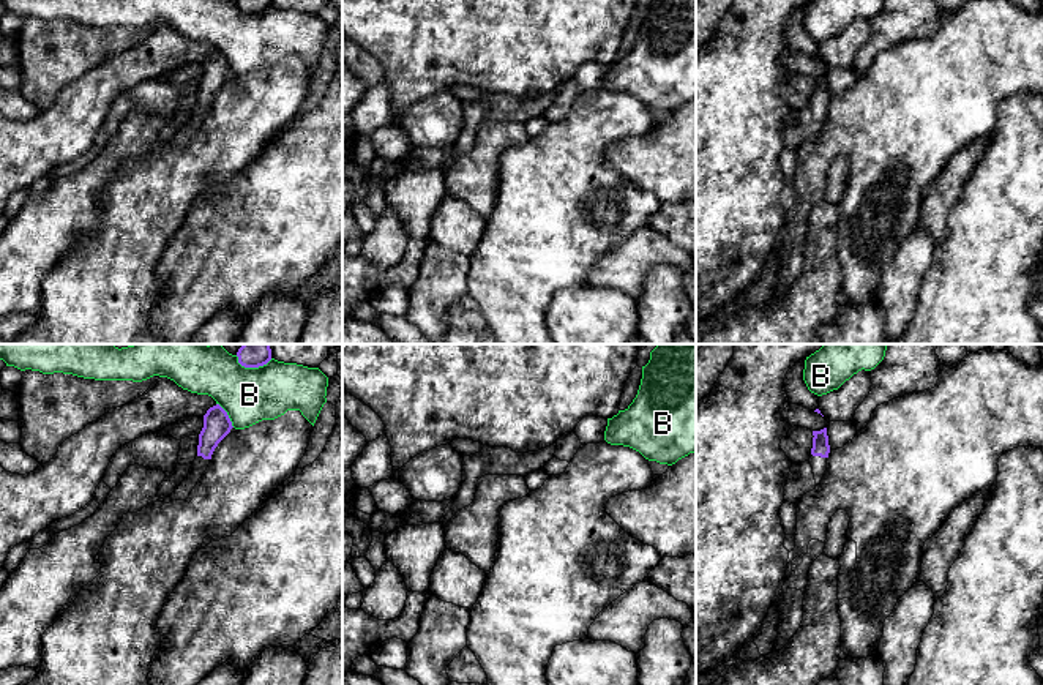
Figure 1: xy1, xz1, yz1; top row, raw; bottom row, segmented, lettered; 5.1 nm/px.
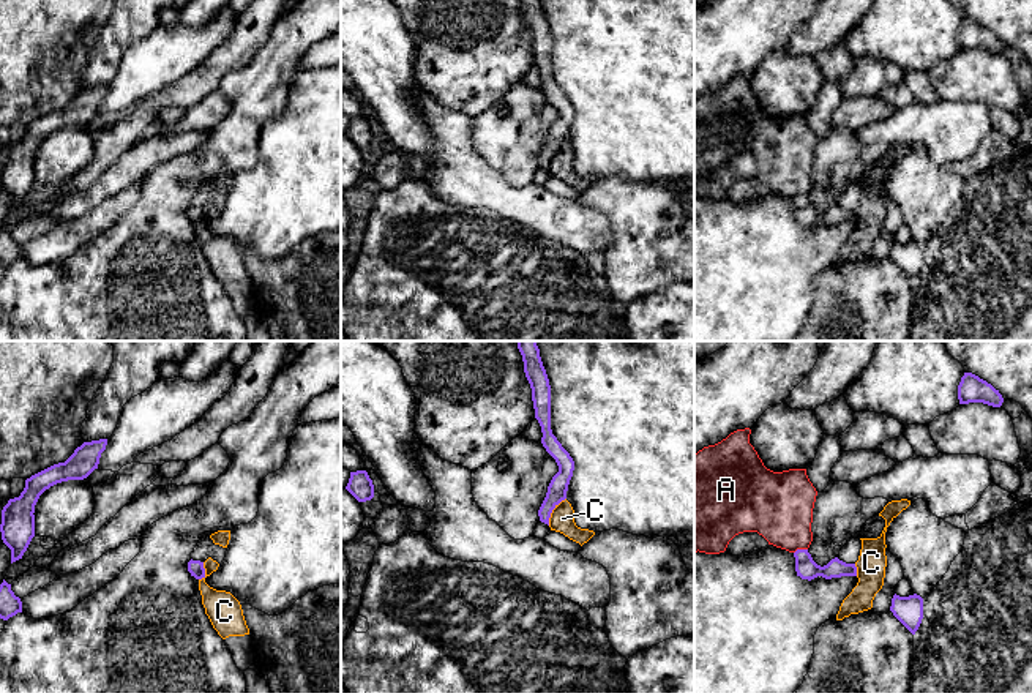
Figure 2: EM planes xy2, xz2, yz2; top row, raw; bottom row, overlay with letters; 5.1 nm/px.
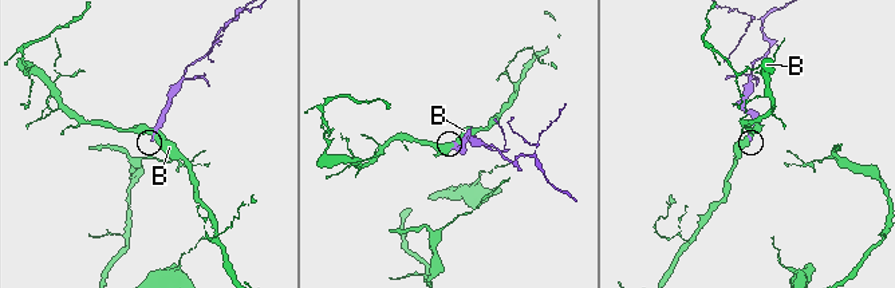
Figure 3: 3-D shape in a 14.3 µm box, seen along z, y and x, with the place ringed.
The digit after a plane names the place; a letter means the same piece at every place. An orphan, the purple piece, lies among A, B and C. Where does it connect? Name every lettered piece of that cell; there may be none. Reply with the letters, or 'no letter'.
no letter

